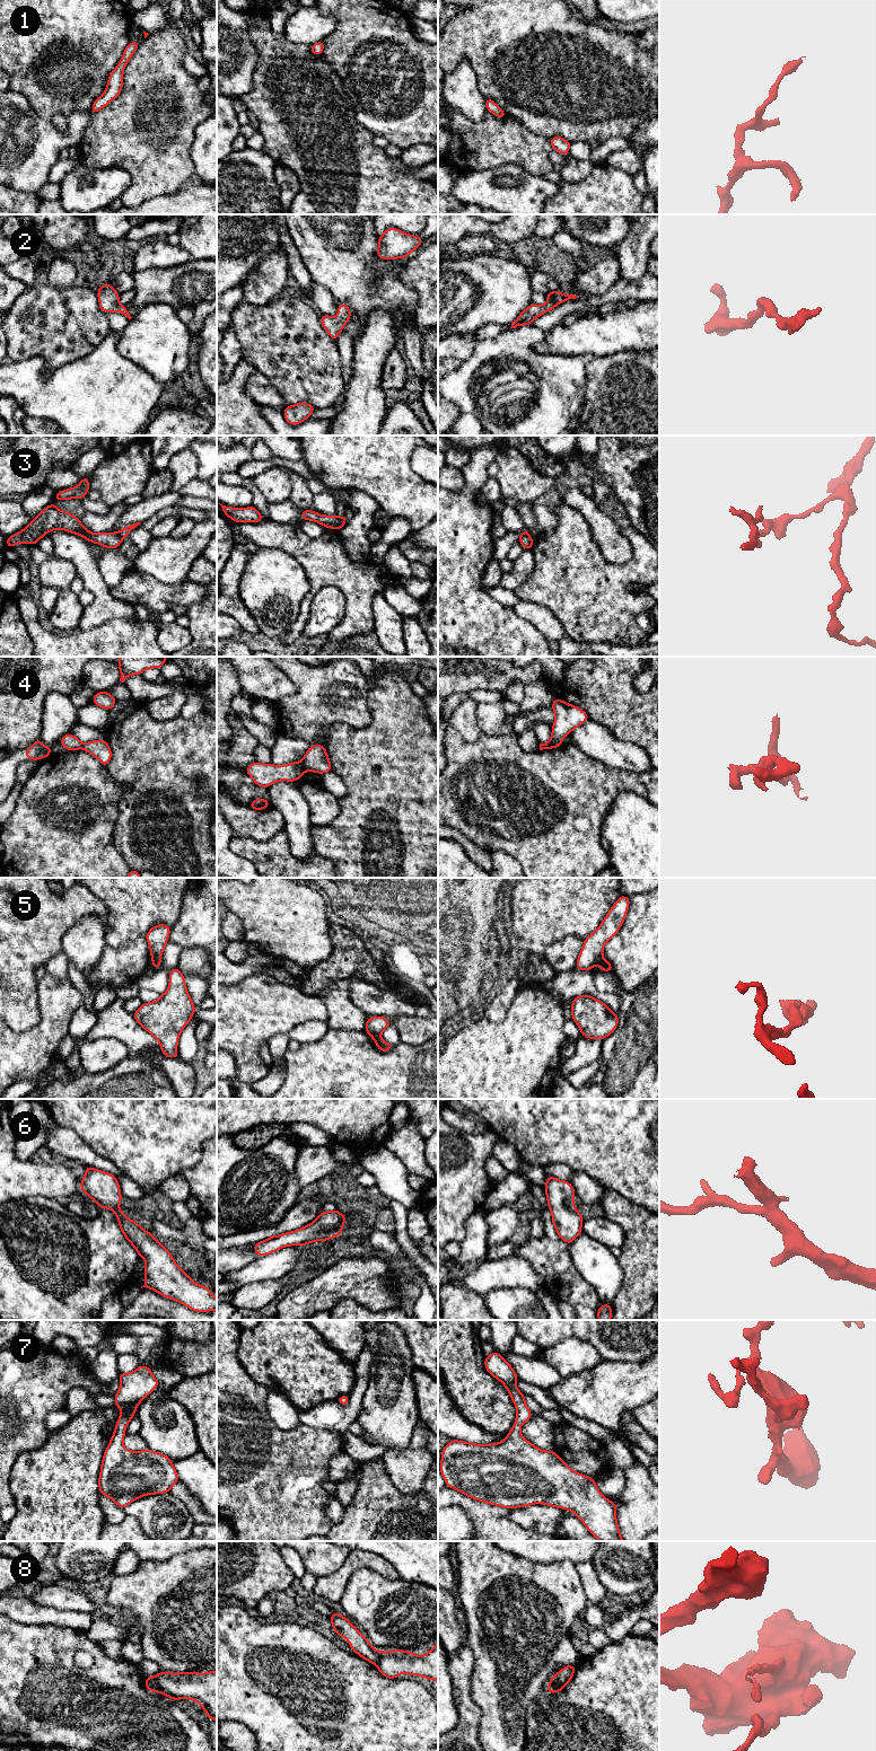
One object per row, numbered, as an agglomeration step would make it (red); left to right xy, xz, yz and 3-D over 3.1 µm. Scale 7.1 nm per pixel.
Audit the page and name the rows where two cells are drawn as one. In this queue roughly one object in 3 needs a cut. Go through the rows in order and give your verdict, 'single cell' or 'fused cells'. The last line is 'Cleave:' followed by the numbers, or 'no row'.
1: single cell
2: single cell
3: fused cells
4: fused cells
5: fused cells
6: single cell
7: single cell
8: fused cells
Cleave: 3, 4, 5, 8

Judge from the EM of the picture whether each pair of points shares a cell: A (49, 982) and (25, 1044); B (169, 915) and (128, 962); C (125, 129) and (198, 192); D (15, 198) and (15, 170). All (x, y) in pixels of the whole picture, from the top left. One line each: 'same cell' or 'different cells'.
A: same cell
B: different cells
C: different cells
D: different cells

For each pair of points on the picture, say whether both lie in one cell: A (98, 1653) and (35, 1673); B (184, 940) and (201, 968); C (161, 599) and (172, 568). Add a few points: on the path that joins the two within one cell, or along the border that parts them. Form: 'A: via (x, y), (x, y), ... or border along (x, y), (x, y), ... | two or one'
A: via (82, 1646), (62, 1646), (51, 1657) | one
B: border along (204, 947), (185, 947), (182, 949) | two
C: border along (142, 572), (166, 584), (174, 584), (186, 578) | two

